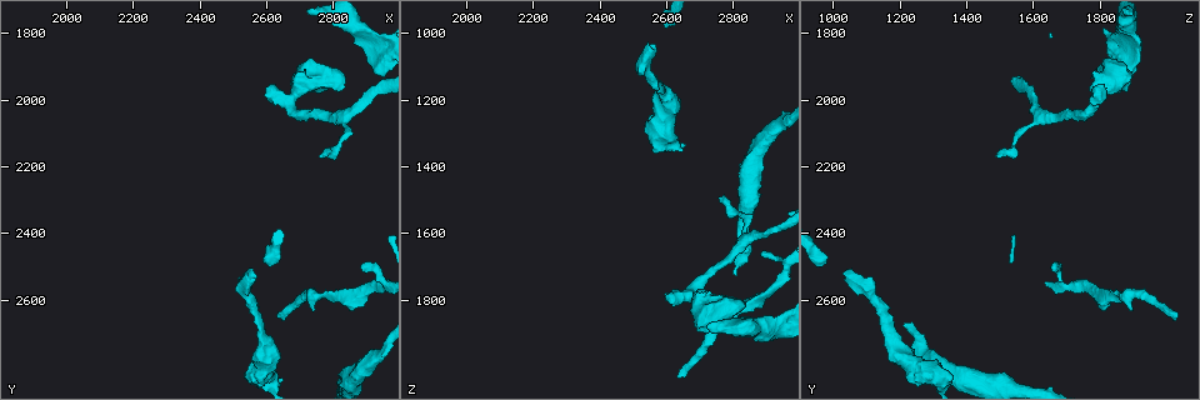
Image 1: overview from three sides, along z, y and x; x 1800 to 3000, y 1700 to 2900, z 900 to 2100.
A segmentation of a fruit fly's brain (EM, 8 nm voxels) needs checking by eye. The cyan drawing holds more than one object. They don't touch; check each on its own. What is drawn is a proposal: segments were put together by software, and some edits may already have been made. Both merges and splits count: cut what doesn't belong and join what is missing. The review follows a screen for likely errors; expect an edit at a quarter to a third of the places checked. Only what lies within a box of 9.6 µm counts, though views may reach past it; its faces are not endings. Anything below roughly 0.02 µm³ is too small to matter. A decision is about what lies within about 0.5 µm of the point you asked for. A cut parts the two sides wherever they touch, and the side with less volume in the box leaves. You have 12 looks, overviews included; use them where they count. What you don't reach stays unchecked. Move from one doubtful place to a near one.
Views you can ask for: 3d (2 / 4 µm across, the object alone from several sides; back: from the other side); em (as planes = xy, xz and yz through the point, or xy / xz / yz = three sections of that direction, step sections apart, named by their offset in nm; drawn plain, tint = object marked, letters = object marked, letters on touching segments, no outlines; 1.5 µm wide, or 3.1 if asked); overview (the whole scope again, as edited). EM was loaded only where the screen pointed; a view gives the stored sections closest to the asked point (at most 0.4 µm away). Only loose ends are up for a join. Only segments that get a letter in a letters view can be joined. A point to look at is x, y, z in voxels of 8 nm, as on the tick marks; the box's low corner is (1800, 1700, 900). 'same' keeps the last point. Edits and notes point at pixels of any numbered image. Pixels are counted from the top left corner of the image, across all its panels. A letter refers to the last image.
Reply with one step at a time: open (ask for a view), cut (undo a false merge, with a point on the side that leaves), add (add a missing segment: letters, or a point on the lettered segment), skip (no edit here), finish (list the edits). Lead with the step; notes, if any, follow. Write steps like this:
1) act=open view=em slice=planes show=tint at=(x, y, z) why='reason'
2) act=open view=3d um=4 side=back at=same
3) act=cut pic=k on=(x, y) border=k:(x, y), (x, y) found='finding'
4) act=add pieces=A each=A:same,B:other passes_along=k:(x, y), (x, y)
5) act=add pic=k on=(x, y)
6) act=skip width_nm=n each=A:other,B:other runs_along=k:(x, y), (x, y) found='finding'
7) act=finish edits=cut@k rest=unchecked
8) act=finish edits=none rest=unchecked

act=open view=3d um=4 at=(2590, 2850, 1330) why='thick turns thin'

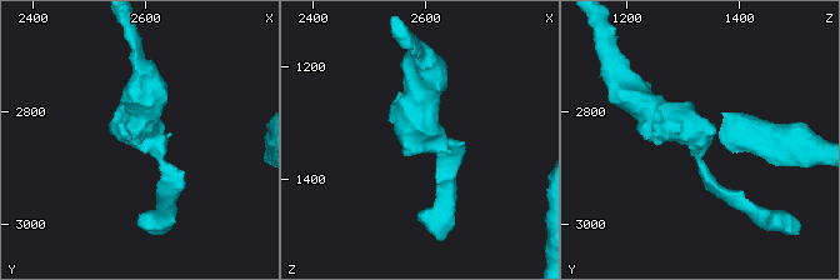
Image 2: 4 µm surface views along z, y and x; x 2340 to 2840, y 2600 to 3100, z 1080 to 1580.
act=open view=em slice=planes show=plain at=(2590, 2845, 1320) why='now the EM'

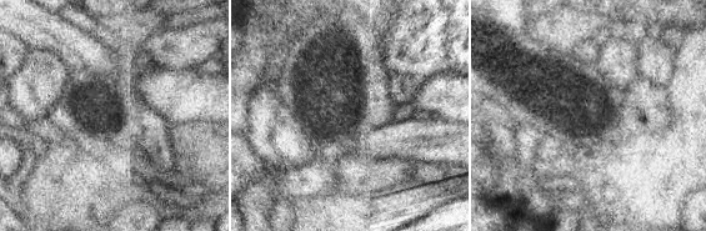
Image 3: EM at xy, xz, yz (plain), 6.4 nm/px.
act=open view=em slice=planes show=letters at=same why='what lies round it'

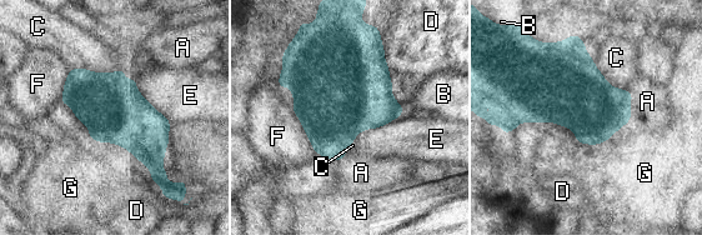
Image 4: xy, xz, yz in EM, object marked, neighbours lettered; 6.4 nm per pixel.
act=skip each=A:other,B:other,C:other,D:other,E:other,F:other,G:other border=4:(628, 121), (605, 141), (590, 145) found='all the same cell'

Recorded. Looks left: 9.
act=open view=3d um=4 at=(2550, 2530, 1030) why='end of a long branch'

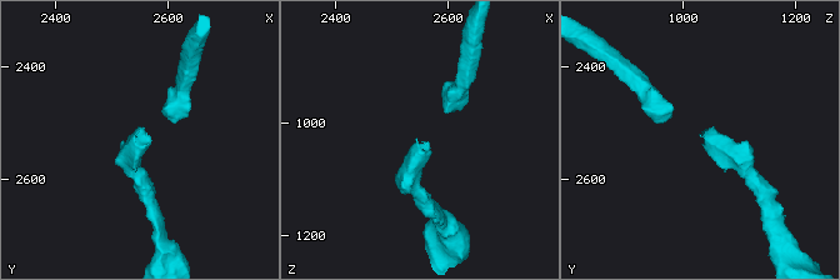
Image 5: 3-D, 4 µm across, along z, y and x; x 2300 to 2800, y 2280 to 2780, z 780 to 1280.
act=open view=em slice=planes show=letters at=(2550, 2515, 1025) why='now the EM'

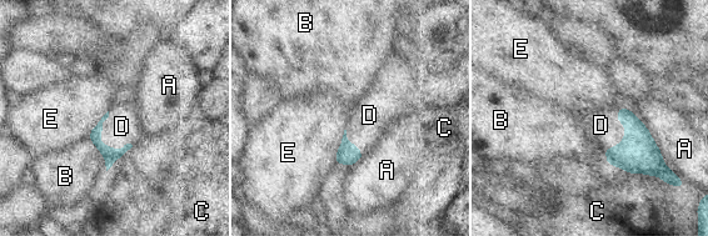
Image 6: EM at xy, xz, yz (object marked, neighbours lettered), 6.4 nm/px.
act=add pieces=D longest_contact=A:420nm each=A:other,B:other,C:other,D:same,E:other passes_along=6:(110, 154), (100, 141), (121, 126) found='it goes on there'

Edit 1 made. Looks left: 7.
act=open view=overview

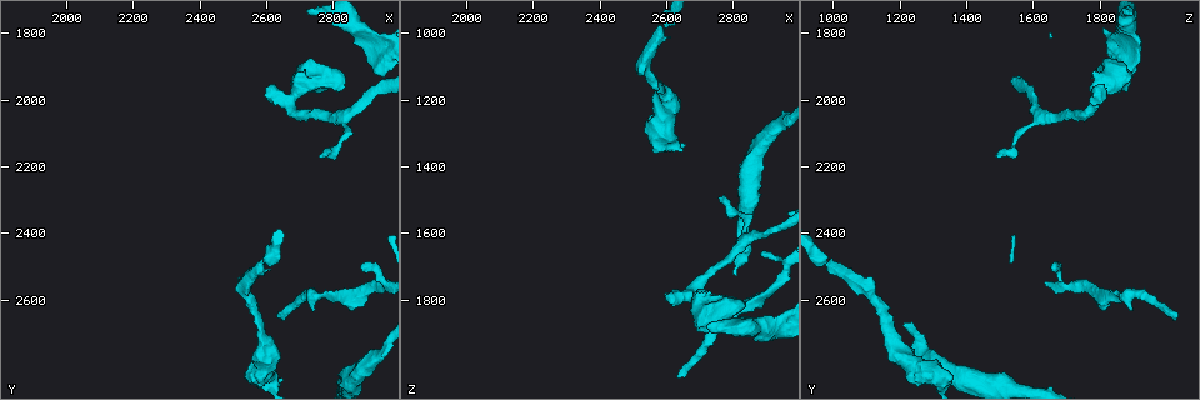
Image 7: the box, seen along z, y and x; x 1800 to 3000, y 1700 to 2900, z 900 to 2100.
act=open view=em slice=xz step=8 show=tint at=(2760, 2170, 1500) why='tapers out'

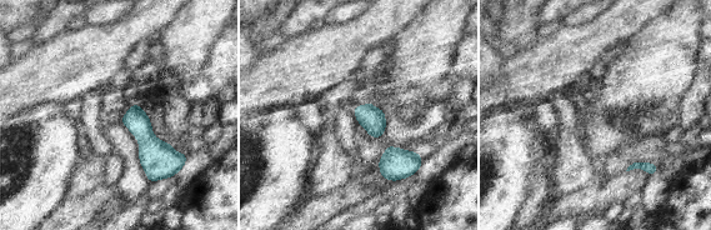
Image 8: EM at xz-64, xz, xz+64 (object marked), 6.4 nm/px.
act=open view=em slice=planes show=letters at=same why='another direction'

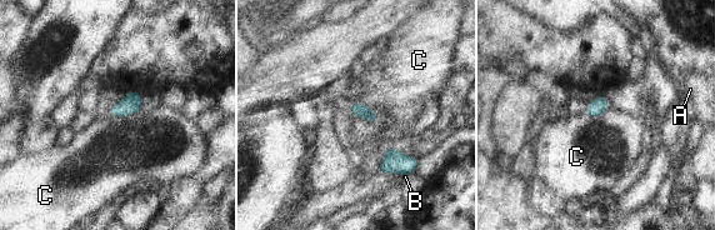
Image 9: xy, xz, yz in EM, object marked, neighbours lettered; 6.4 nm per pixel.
act=skip width_nm=100 each=A:other,B:other,C:other border=9:(351, 104), (354, 115), (379, 120) found='no lettered segment goes on from it'

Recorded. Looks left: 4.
act=open view=em slice=planes show=letters at=(2870, 1830, 1920)

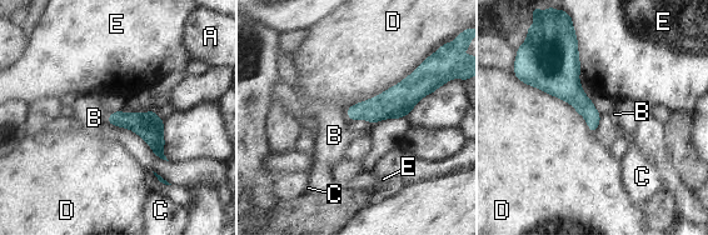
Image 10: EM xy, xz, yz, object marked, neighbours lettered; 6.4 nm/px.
act=skip each=A:other,B:other,C:other,D:other,E:other found='none of them fits'

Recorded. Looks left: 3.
act=open view=em slice=planes show=letters at=(2620, 1950, 1810) why='stops while still wide'

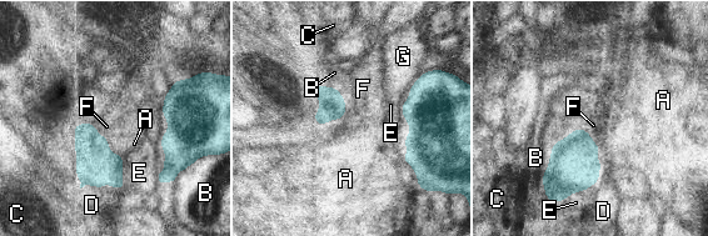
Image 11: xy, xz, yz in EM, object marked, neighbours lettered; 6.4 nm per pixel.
act=skip each=A:other,B:other,C:other,D:other,E:other,F:other,G:other border=11:(553, 144), (583, 129), (601, 164) found='none of them fits'

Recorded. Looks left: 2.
act=finish edits=add@6 rest=unchecked

